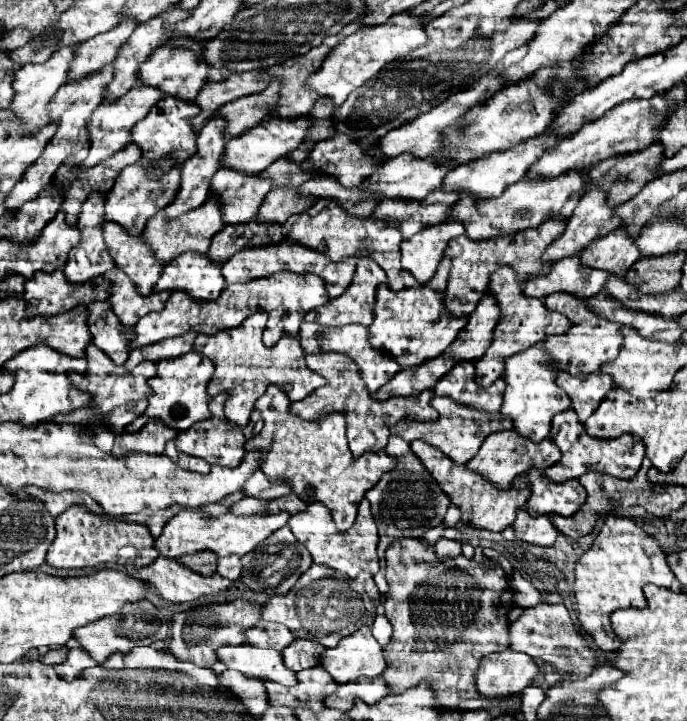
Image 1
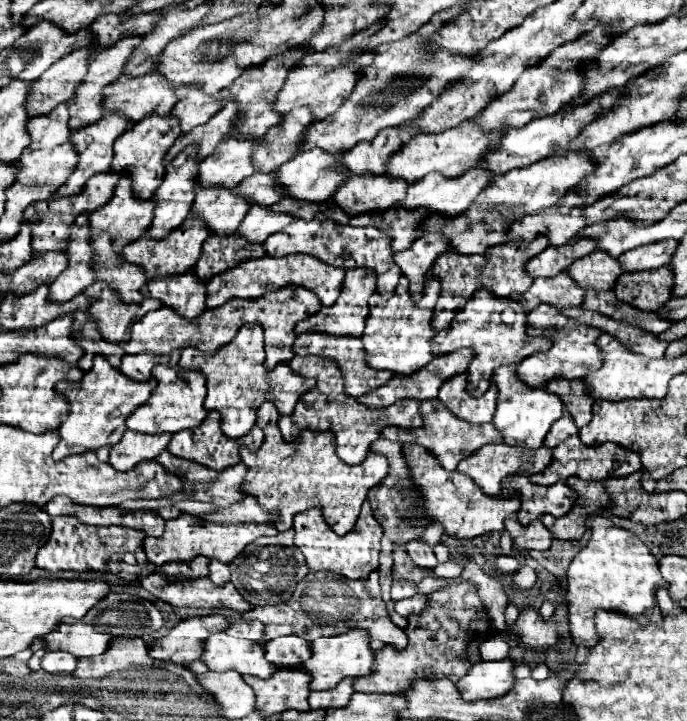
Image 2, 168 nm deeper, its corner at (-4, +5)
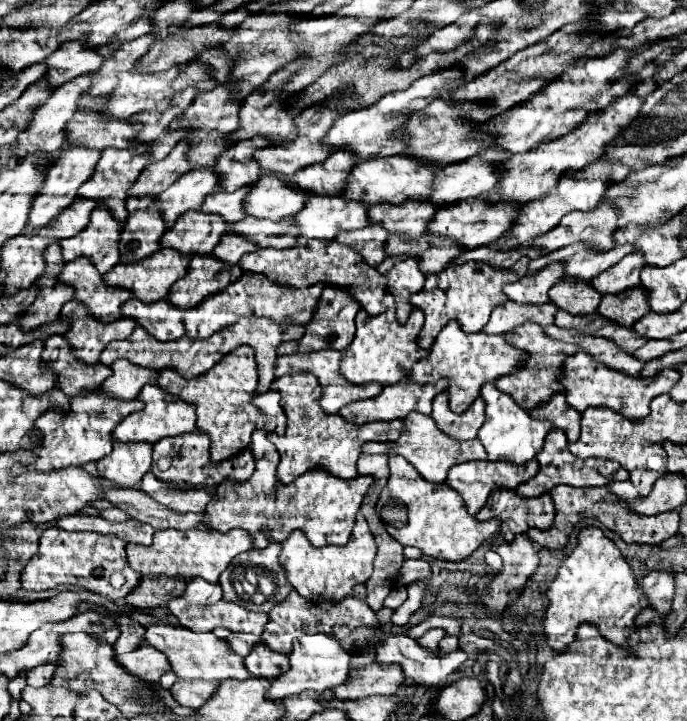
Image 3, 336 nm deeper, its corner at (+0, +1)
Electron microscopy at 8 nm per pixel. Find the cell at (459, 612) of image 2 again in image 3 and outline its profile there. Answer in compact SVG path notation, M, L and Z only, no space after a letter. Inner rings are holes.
M371 665L351 669L349 681L335 687L335 699L363 699L369 695L391 695L397 693L405 683L401 665Z

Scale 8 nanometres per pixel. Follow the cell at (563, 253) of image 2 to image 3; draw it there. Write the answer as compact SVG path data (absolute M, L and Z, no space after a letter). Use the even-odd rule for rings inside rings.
M551 265L551 269L543 269L543 273L535 273L535 277L523 277L515 283L507 283L503 291L509 299L519 303L547 303L551 285L561 277L563 265Z

